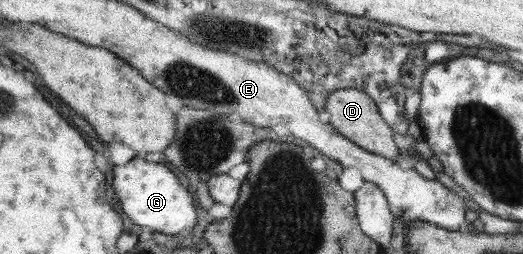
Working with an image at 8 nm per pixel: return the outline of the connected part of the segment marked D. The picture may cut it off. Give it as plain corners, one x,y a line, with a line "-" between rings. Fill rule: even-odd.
353,88
332,91
325,102
325,110
331,114
331,125
336,127
342,135
352,139
365,150
372,151
373,154
398,162
399,148
393,140
393,128
385,122
385,118
381,117
379,106
364,91

